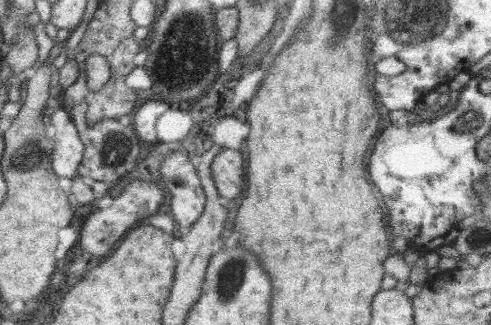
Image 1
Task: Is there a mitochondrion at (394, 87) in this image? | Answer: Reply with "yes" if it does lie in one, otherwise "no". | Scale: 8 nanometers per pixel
no

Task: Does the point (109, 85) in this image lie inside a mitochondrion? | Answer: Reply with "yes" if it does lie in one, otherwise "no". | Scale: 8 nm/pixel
no

